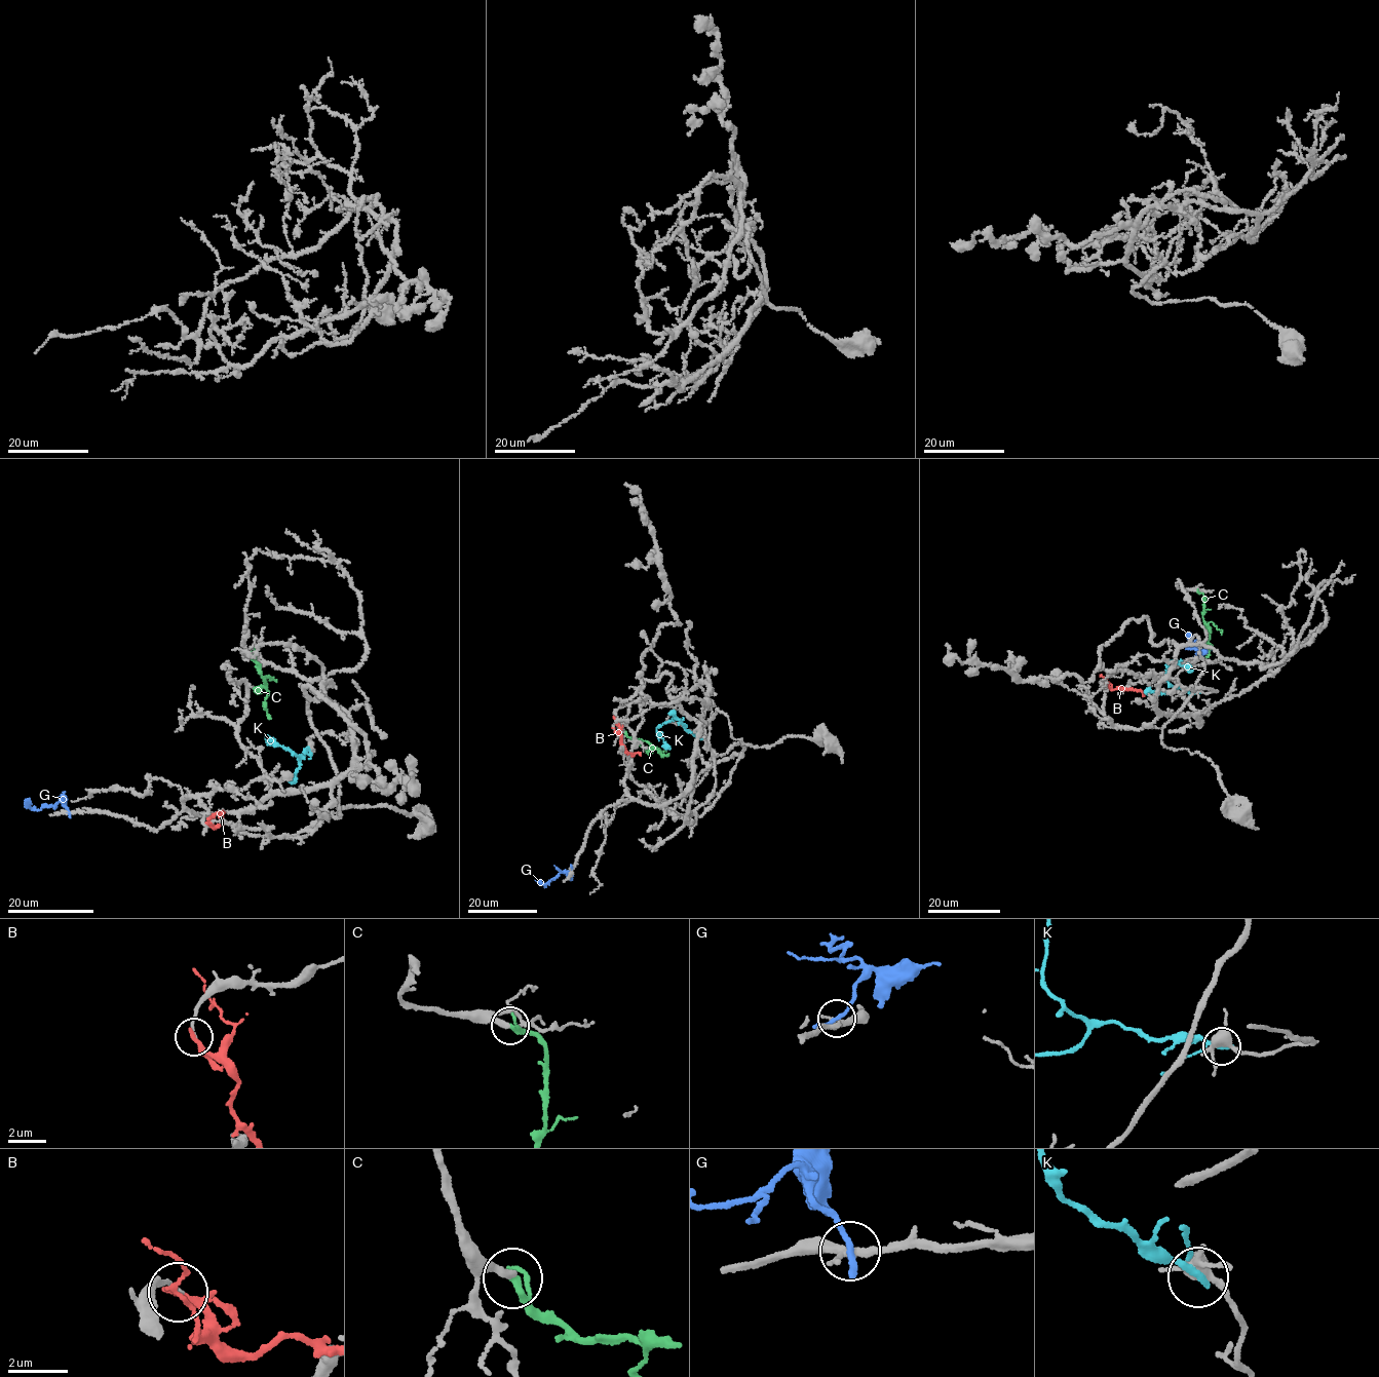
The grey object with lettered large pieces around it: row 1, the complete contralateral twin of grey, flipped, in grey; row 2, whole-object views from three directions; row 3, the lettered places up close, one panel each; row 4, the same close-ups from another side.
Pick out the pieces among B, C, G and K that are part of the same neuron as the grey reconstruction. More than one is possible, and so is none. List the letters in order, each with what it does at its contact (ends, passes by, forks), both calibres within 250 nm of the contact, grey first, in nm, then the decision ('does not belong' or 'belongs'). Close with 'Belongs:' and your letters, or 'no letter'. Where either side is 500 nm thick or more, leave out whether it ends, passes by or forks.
B: it ends there; 110 nm thick on the grey side, 280 nm on the other; does not belong
C: it passes by; 300 nm thick on the grey side, 180 nm on the other; belongs
G: it passes by; 240 nm thick on the grey side, 180 nm on the other; does not belong
K: it passes by; 380 nm thick on the grey side, 190 nm on the other; does not belong
Belongs: C

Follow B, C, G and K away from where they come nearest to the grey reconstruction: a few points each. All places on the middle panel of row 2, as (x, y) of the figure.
B: (613, 729), (621, 736), (620, 742), (624, 750), (641, 755)
C: (624, 732), (634, 740), (644, 740), (659, 751), (662, 757), (667, 754)
G: (572, 869), (546, 883), (537, 880)
K: (700, 738), (685, 729), (679, 719), (674, 719), (656, 730), (669, 748)

